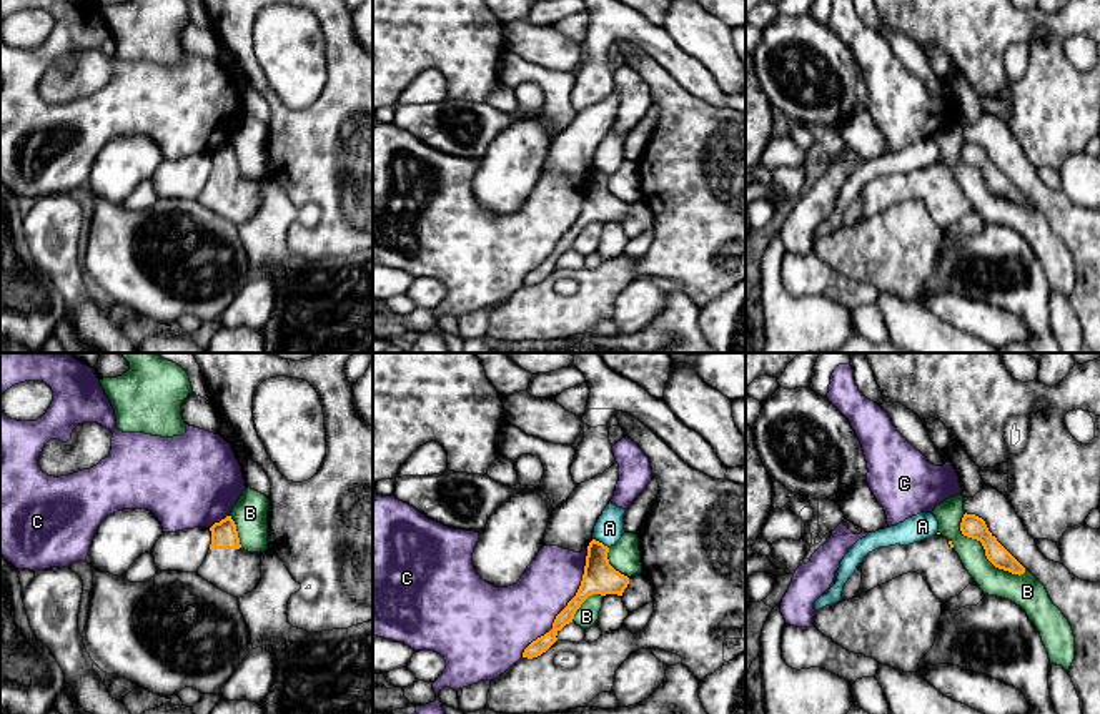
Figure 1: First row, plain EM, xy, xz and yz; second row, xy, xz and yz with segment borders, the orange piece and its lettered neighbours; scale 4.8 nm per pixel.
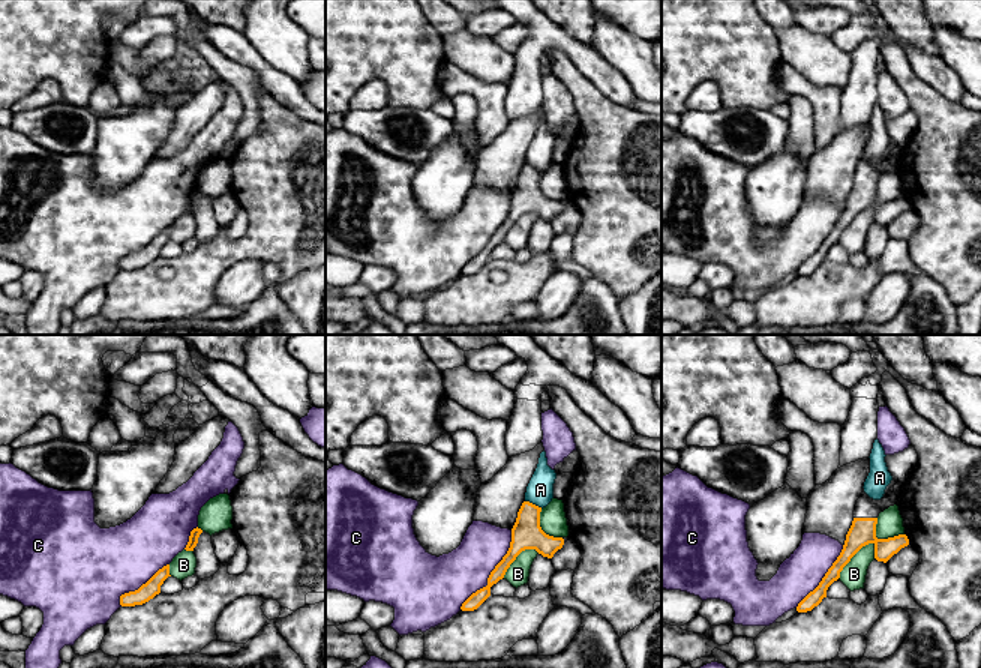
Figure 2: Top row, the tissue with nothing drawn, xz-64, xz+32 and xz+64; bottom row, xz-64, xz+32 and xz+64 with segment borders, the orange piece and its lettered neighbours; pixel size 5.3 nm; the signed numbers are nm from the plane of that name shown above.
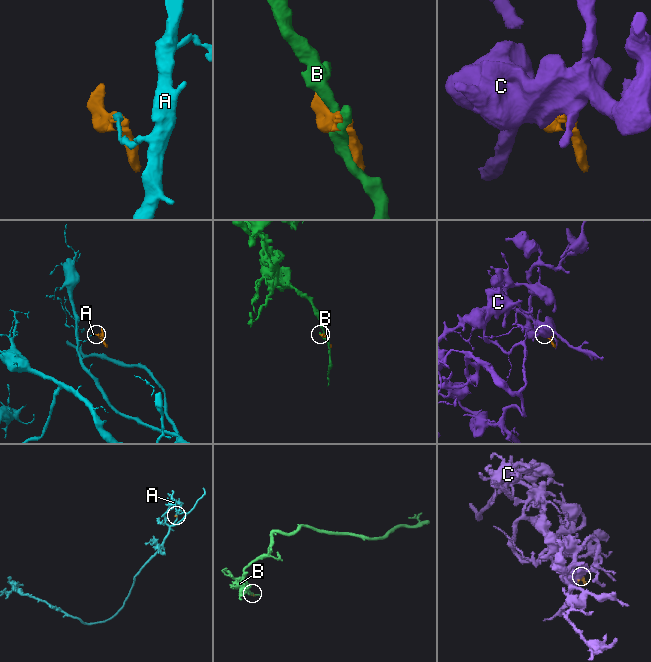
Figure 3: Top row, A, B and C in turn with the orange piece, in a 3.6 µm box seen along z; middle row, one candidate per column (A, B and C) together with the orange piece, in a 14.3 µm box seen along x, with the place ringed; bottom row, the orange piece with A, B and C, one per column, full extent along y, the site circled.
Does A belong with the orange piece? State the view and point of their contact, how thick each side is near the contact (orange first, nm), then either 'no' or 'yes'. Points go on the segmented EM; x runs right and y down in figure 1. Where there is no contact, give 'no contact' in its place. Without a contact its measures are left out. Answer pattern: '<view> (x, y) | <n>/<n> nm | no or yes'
xz (601, 543) | 160/140 nm | no

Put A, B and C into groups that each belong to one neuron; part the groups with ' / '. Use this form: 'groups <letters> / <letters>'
groups A / B / C

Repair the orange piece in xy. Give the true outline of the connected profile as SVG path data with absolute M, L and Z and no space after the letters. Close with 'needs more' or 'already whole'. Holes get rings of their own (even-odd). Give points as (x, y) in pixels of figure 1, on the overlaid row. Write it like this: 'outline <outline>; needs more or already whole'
outline M231 516L215 523L210 531L210 551L196 573L240 599L251 593L261 579L261 553L248 553L241 548Z; needs more

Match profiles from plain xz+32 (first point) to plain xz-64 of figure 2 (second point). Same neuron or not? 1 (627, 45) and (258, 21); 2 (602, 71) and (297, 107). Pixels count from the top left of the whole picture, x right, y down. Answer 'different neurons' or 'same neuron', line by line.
1: same neuron
2: same neuron

